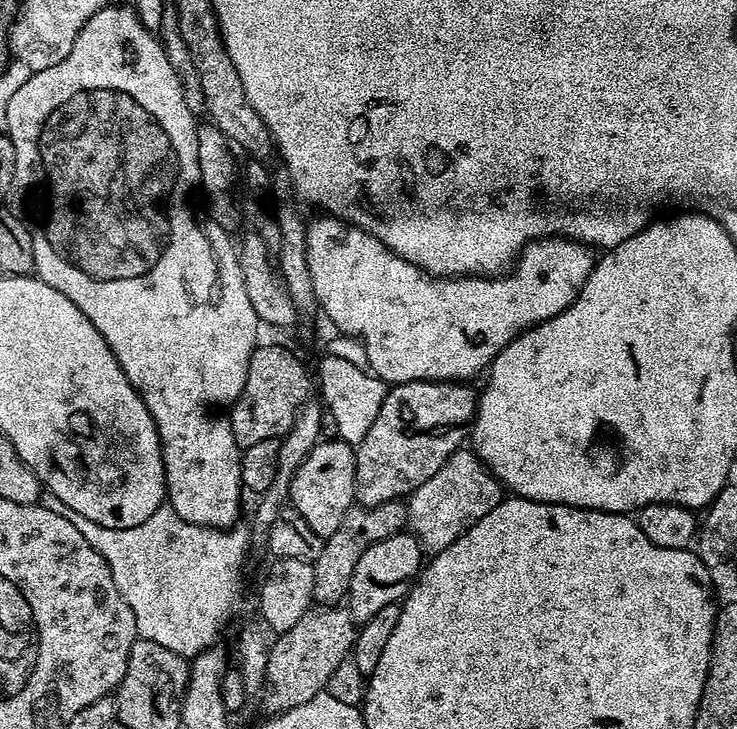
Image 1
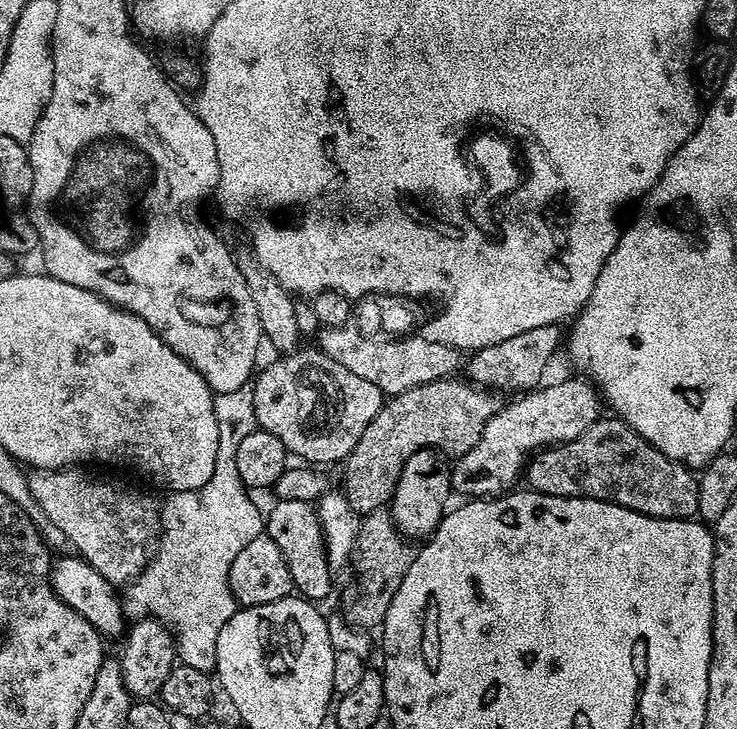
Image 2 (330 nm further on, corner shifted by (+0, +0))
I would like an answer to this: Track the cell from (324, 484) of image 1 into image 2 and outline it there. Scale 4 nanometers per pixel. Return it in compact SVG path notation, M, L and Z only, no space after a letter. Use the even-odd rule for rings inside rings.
M277 499L272 509L266 512L266 535L278 542L278 550L290 566L293 589L305 600L321 602L332 592L334 570L328 564L328 551L324 545L324 531L320 525L320 513L306 501Z

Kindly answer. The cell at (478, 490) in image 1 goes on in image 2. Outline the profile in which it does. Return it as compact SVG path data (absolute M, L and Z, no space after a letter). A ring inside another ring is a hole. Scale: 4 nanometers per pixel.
M579 378L580 380L564 380L561 384L552 384L547 388L547 386L541 386L535 390L525 391L523 394L517 395L520 396L517 398L513 404L505 403L501 407L500 411L494 414L494 418L490 418L490 422L486 422L486 430L482 430L482 438L478 438L478 446L474 446L474 450L470 450L467 454L462 457L459 457L451 465L450 471L452 473L452 487L457 493L461 492L461 497L464 498L495 498L497 496L505 495L517 487L516 479L521 479L522 473L525 471L526 465L530 457L553 445L553 444L565 444L571 440L577 440L580 435L583 434L586 430L590 430L596 424L596 421L601 419L602 412L600 412L600 404L602 408L602 397L595 384L587 378Z

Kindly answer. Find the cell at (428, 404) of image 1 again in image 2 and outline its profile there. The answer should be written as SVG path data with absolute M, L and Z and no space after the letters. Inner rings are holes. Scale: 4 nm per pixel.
M551 324L550 326L534 326L534 330L525 330L523 334L514 334L514 338L506 338L506 342L498 342L494 346L475 349L472 356L467 357L466 373L467 379L477 386L487 386L492 390L501 390L500 388L520 388L516 390L535 390L541 387L544 371L548 368L548 363L552 360L552 355L556 352L556 347L561 347L562 330L560 324Z

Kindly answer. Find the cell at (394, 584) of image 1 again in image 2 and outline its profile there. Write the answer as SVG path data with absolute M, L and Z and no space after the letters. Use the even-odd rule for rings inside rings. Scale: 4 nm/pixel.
M420 448L410 454L410 458L406 458L406 466L402 466L402 474L390 501L390 511L396 529L416 542L431 536L440 524L440 519L444 517L449 507L448 495L453 495L453 492L449 461L437 449Z

